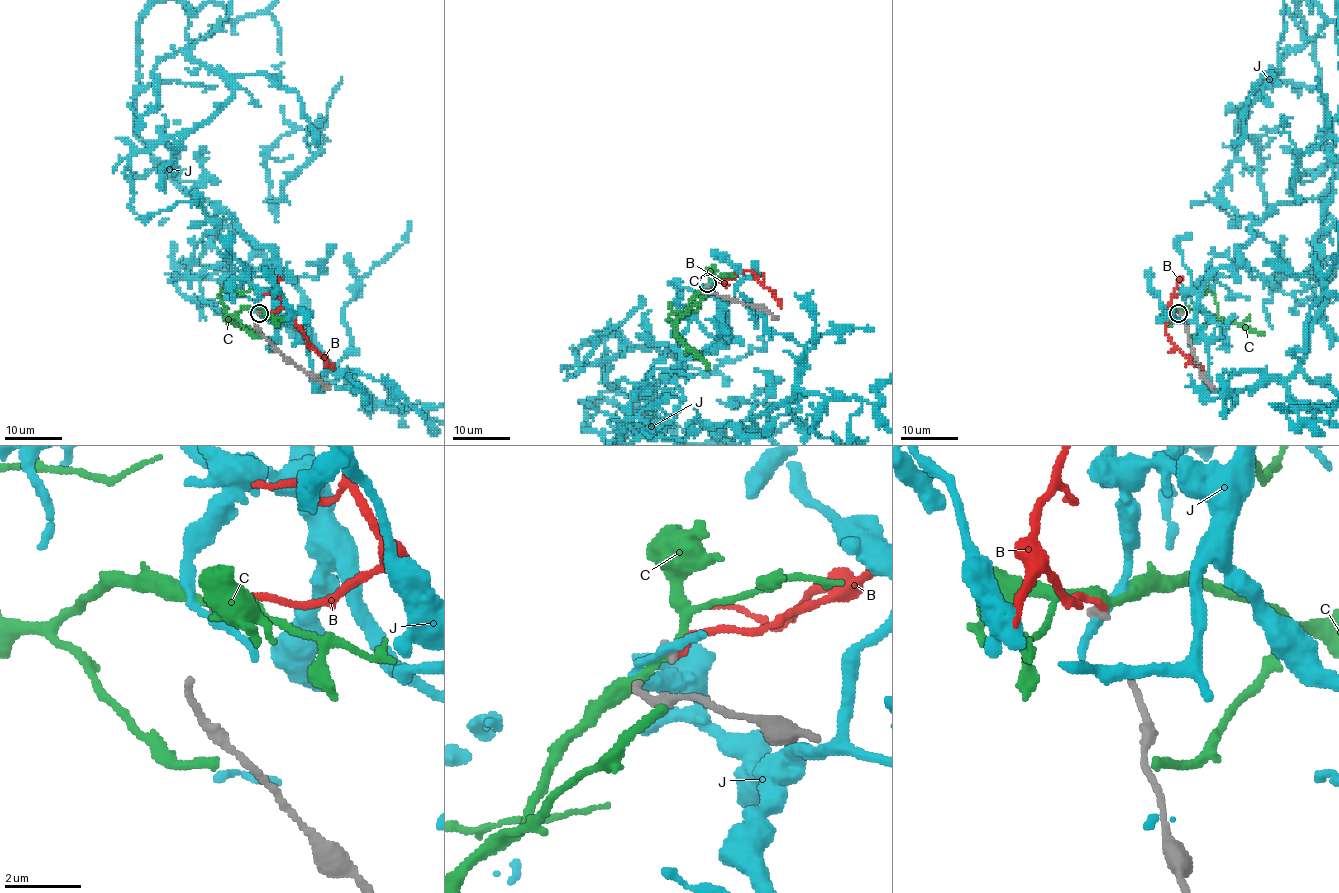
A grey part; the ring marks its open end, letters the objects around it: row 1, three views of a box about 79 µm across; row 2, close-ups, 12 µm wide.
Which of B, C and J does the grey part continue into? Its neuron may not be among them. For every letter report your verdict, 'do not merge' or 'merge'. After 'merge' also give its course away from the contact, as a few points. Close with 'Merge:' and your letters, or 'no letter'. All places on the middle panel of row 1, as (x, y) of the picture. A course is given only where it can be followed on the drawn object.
B: do not merge
C: do not merge
J: do not merge
Merge: no letter

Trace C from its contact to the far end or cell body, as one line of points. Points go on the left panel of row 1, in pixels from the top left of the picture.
C: (260, 312), (241, 309), (228, 318), (228, 321), (258, 332)

